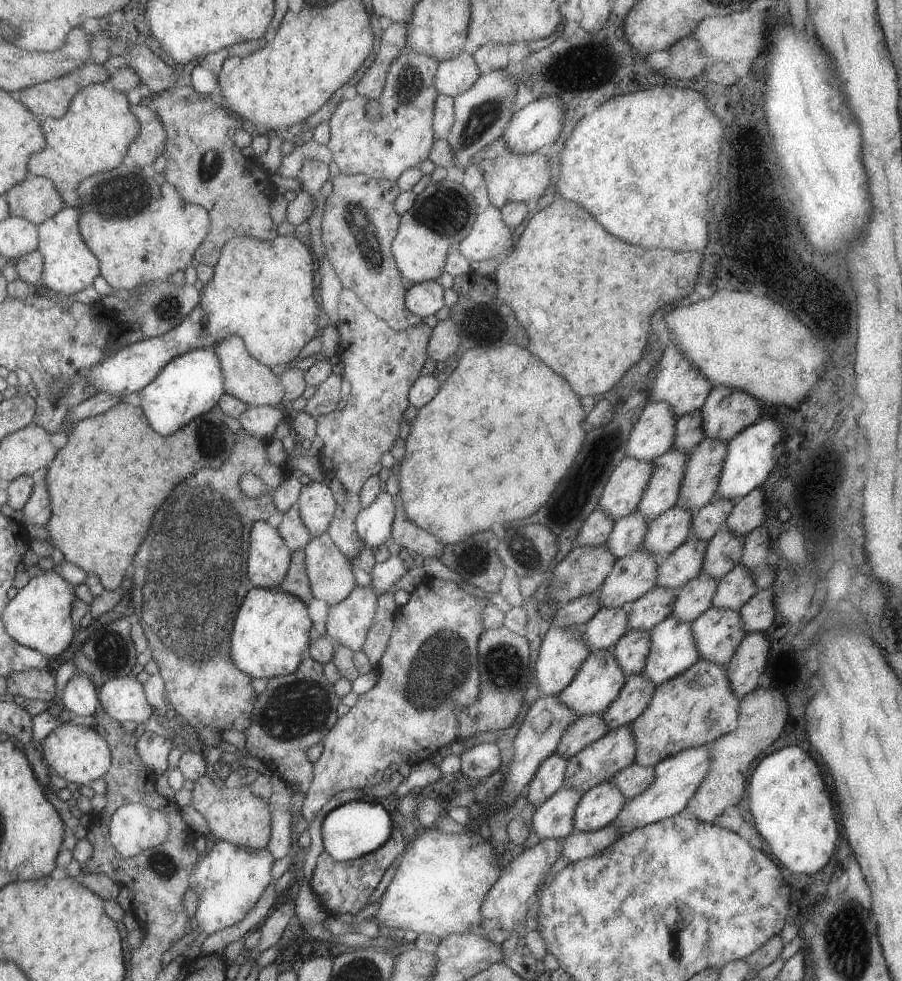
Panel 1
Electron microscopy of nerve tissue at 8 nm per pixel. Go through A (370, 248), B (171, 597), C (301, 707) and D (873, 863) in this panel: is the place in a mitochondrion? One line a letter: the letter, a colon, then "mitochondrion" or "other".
A: mitochondrion
B: mitochondrion
C: mitochondrion
D: other

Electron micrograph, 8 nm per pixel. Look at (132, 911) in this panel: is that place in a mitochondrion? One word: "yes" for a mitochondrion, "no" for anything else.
no

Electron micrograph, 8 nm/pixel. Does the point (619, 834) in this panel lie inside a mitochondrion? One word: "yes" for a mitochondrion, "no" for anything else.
no

